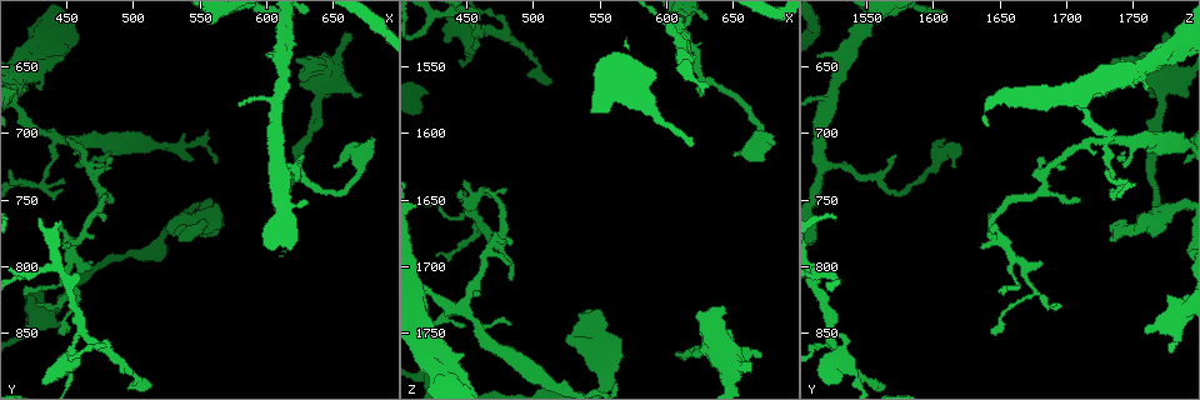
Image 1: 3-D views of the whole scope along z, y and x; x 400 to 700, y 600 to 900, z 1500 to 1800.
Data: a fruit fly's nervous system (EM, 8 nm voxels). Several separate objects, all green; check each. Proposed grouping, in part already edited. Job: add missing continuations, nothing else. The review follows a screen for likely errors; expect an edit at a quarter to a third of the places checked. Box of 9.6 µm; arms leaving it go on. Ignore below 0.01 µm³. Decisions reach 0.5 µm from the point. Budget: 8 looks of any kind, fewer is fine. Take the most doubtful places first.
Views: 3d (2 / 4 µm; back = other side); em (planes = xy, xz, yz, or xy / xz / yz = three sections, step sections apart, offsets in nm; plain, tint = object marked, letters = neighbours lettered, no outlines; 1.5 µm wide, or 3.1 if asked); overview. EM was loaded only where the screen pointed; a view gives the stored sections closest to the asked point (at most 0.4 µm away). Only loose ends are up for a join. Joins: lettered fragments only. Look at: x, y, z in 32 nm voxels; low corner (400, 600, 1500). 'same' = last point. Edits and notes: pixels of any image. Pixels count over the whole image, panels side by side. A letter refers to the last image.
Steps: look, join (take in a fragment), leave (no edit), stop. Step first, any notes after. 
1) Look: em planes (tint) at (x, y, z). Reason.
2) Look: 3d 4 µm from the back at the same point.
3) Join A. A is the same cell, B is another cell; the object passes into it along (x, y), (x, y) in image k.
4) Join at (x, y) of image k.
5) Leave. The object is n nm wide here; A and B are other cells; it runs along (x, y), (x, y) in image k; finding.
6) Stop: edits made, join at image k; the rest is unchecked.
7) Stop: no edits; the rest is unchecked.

Look: em planes (letters) at (610, 758, 1768). Free end.

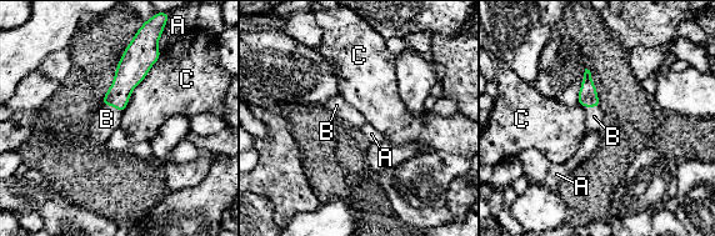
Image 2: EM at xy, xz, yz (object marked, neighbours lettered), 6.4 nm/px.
Join B. B is the same cell, A and C are other cells; the object passes into it along (129, 74), (113, 106), (106, 119) in image 2; it goes on there.

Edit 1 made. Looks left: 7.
Look: overview. See it whole again.

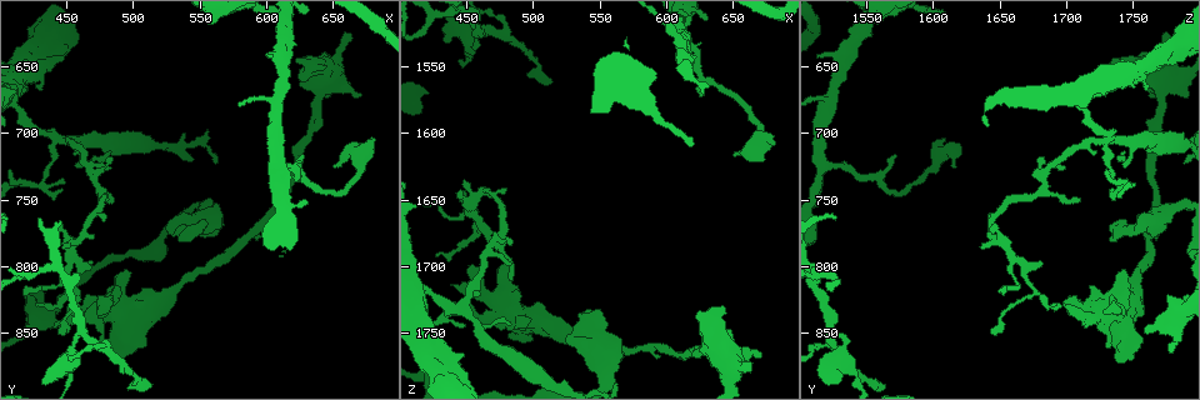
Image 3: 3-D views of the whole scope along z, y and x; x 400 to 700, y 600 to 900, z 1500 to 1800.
Look: 3d 2 µm from the back at (418, 848, 1758). Branch stops here.

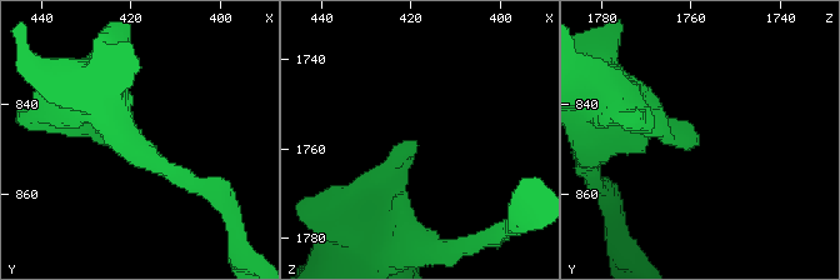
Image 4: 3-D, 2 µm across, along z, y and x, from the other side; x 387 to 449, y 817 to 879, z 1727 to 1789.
Look: em planes (letters) at (421, 849, 1759).

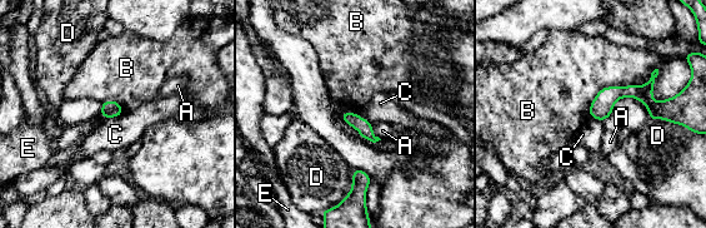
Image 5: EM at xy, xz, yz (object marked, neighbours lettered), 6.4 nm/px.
Leave. The longest contact is with B, 600 nm; A, B, C, D and E are other cells; no lettered fragment goes on from it.

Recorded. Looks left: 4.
Look: em xy step 8 (tint) at (662, 624, 1776). Branch stops here.

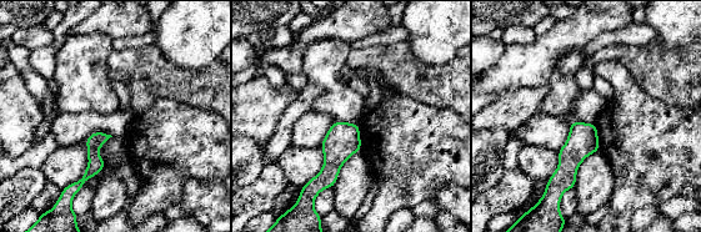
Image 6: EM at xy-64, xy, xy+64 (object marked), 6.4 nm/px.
Look: em planes (letters) at the same point.

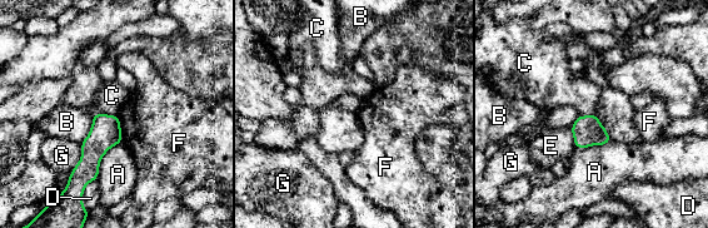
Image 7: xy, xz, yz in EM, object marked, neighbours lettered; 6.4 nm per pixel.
Leave. The object is 190 nm wide here; the longest contact is with A, 300 nm; A, B, C, D, E, F and G are other cells; no lettered fragment goes on from it.

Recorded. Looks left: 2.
Stop: edits made, join at image 2; the rest is unchecked.

